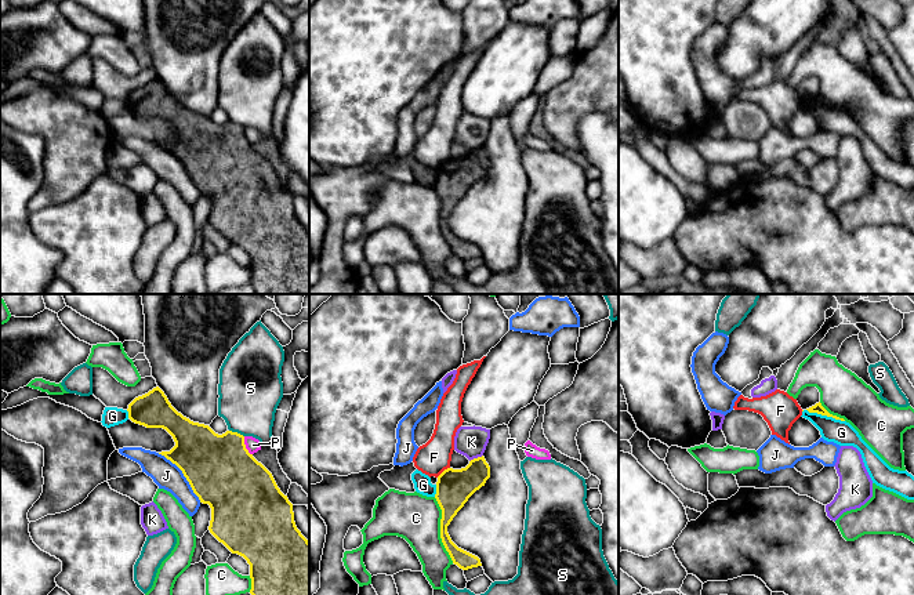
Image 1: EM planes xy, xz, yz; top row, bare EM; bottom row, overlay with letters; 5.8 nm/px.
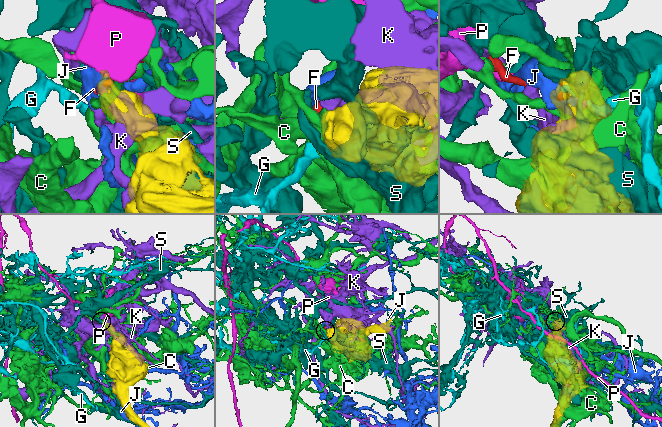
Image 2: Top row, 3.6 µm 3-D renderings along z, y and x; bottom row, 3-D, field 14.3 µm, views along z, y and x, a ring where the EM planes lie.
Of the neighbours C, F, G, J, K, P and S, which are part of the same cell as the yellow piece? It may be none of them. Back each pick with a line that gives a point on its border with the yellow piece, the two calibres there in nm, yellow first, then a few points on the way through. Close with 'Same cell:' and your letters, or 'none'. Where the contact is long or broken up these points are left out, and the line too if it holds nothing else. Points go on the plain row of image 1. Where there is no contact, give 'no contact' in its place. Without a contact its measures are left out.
Same cell: none

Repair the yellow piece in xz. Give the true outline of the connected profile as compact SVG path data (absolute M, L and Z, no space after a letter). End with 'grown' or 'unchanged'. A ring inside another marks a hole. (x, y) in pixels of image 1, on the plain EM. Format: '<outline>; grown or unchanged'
M483 146L471 150L465 159L447 159L438 167L435 189L442 200L440 229L453 254L463 261L482 257L480 250L458 239L451 232L447 217L468 189L485 177L489 168L490 157Z; unchanged

